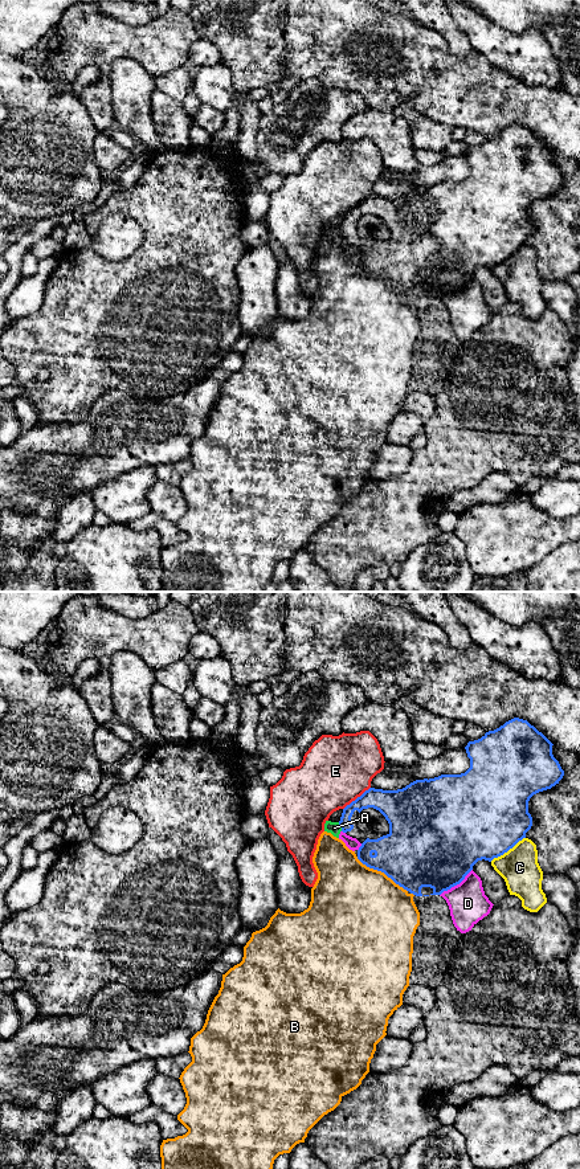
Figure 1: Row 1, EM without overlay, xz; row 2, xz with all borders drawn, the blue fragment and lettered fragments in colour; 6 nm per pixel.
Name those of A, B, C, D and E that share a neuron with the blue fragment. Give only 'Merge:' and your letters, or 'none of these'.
Merge: none of these

